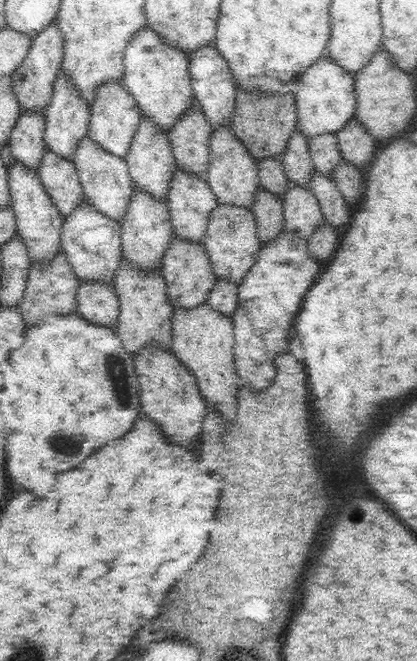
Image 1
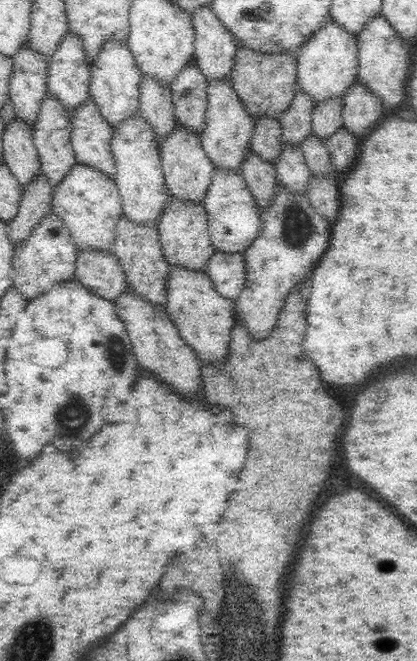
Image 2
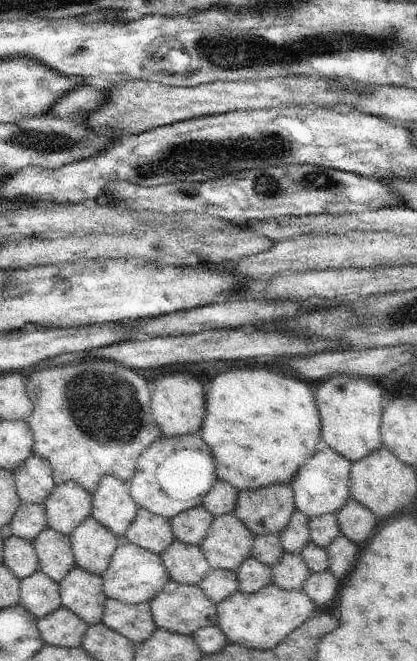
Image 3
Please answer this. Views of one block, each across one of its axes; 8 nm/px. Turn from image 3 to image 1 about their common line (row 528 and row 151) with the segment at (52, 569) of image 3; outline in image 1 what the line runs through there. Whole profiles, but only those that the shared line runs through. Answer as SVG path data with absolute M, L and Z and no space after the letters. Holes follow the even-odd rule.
M46 149L37 173L41 176L46 192L64 218L73 213L85 200L75 164L71 160L59 157L52 150Z

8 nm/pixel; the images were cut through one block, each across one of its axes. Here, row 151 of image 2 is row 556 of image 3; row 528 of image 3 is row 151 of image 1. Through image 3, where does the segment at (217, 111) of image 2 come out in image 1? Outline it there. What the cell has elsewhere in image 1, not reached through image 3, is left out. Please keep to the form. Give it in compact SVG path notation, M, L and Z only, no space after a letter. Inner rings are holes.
M231 122L211 134L209 140L209 163L206 180L219 203L232 203L251 208L259 184L259 165L252 158L242 141L234 134Z

